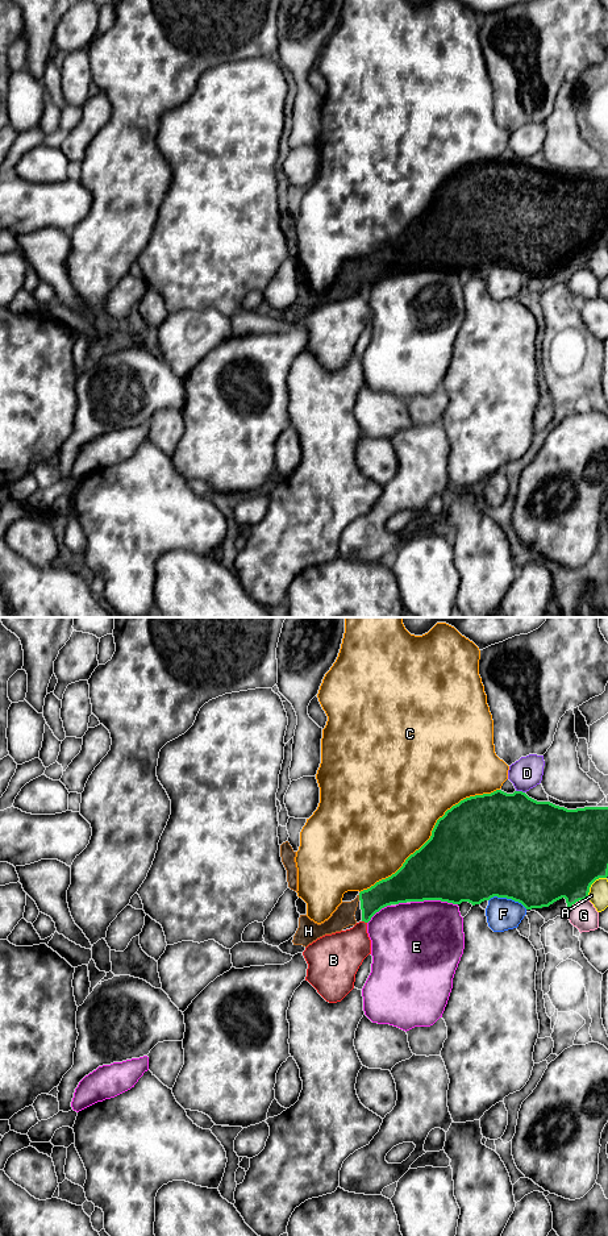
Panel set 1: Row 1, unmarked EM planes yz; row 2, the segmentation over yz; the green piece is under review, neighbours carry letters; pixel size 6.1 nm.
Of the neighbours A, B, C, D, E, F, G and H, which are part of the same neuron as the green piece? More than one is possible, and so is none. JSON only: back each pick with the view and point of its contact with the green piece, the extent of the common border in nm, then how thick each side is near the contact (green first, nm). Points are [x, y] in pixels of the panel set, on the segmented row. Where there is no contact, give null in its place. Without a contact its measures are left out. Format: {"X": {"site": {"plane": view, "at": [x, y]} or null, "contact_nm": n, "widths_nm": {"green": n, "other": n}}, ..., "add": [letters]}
{"H": {"site": {"plane": "yz", "at": [359, 898]}, "contact_nm": 30, "widths_nm": {"green": 180, "other": 130}}, "add": ["H"]}

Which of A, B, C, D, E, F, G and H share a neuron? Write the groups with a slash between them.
A / B / C / D / E / F / G / H

